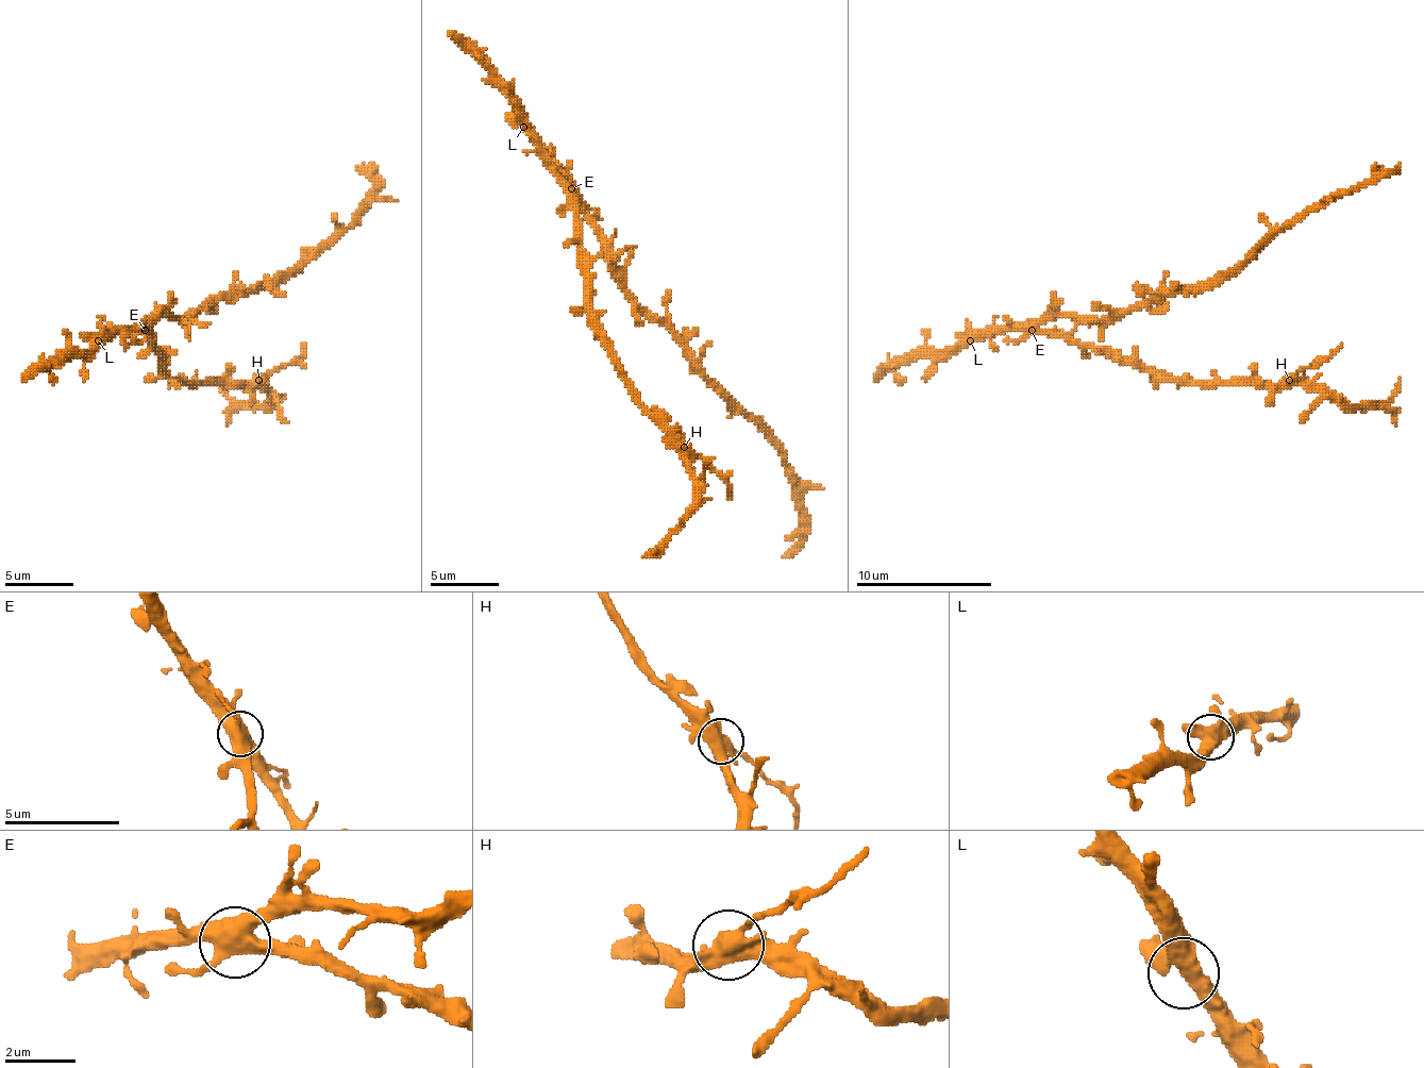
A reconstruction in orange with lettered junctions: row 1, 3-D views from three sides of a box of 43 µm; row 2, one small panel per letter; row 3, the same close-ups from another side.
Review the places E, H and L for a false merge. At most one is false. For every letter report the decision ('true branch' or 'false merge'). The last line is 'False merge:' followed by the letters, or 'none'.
E: true branch
H: false merge
L: true branch
False merge: H

